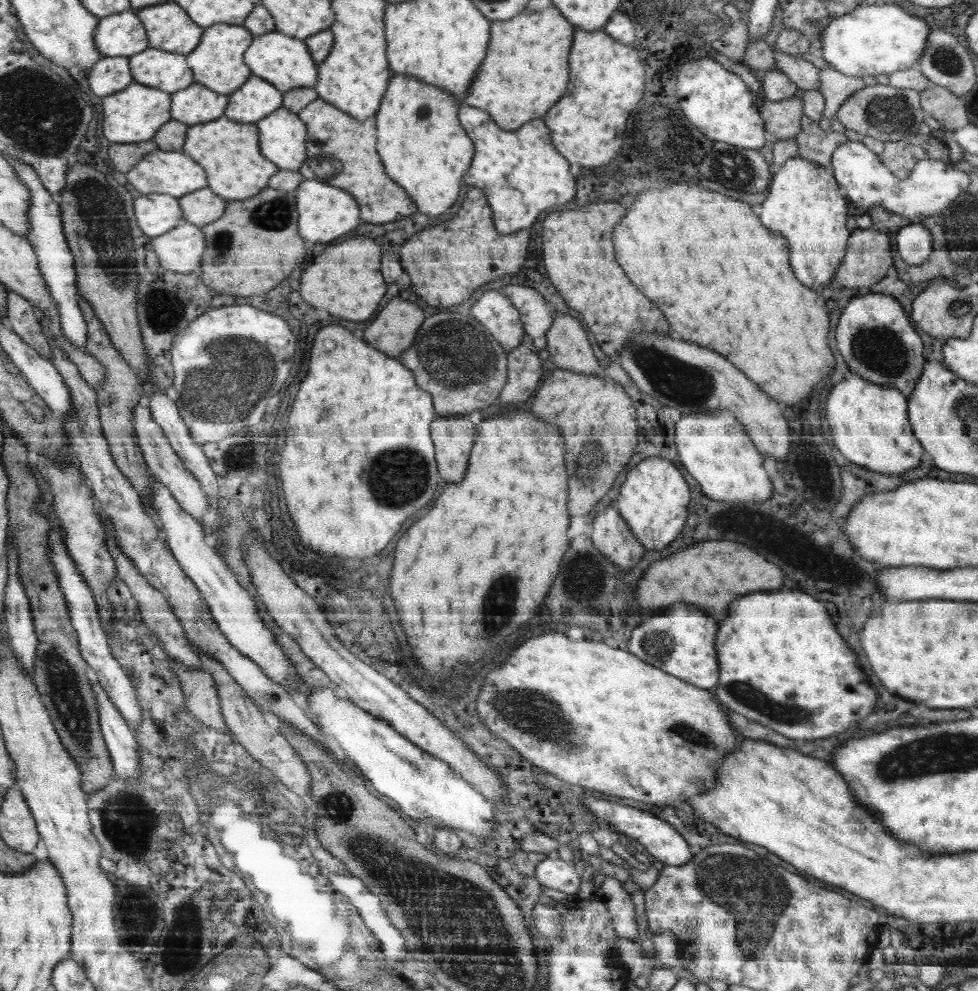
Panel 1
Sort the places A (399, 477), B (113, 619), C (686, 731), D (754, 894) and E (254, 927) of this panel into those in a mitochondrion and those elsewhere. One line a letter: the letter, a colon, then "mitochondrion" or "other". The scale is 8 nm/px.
A: mitochondrion
B: other
C: mitochondrion
D: mitochondrion
E: other

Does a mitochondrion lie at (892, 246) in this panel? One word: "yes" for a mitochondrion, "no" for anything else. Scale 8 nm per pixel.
no

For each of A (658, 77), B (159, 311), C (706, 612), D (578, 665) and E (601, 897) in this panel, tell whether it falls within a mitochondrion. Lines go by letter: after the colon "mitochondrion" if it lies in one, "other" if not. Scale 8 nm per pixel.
A: other
B: mitochondrion
C: other
D: other
E: other

